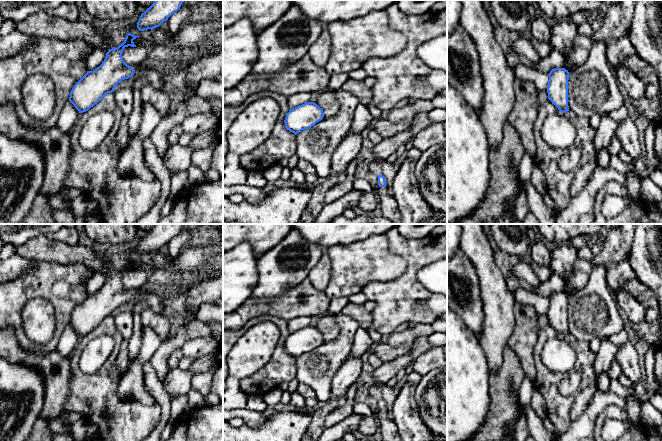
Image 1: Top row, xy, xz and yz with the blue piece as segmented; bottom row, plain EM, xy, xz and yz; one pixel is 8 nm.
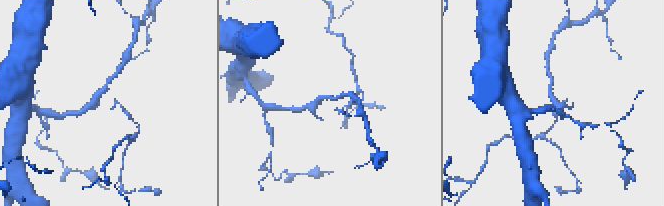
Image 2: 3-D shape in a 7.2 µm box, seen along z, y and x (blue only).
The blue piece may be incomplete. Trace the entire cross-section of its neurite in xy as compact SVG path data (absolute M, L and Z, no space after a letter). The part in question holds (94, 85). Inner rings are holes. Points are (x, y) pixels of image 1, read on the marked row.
M128 33L121 45L106 53L106 57L99 67L93 71L87 71L74 85L70 92L69 101L79 113L88 111L106 94L112 93L118 83L134 74L144 77L148 85L168 91L166 82L162 81L162 74L157 68L146 67L144 64L133 68L124 62L122 57L124 48L136 47L133 40L137 37L139 36Z

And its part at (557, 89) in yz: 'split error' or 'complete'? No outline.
complete

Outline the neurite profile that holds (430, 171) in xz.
M447 140L422 152L414 176L426 203L447 213Z

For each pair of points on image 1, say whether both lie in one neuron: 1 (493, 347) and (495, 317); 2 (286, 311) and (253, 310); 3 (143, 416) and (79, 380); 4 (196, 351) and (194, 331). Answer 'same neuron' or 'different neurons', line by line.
1: same neuron
2: same neuron
3: same neuron
4: different neurons

